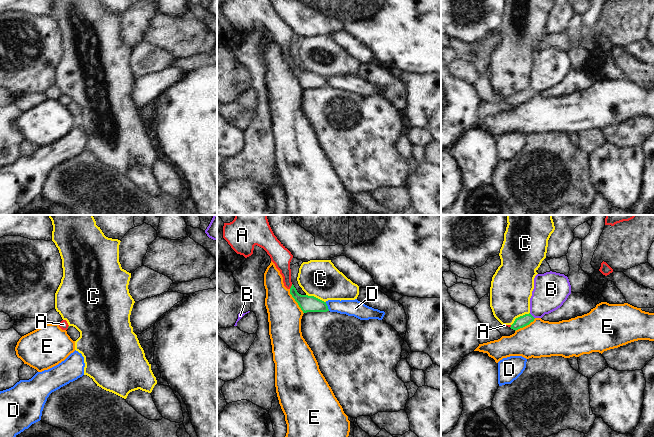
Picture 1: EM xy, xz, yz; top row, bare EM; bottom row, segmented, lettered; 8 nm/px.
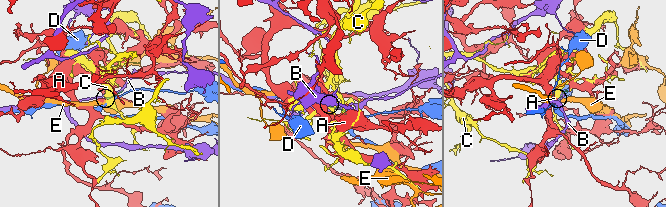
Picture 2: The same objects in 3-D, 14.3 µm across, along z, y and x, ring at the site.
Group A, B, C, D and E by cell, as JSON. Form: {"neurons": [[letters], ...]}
{"neurons": [["A"], ["B"], ["C"], ["D"], ["E"]]}

